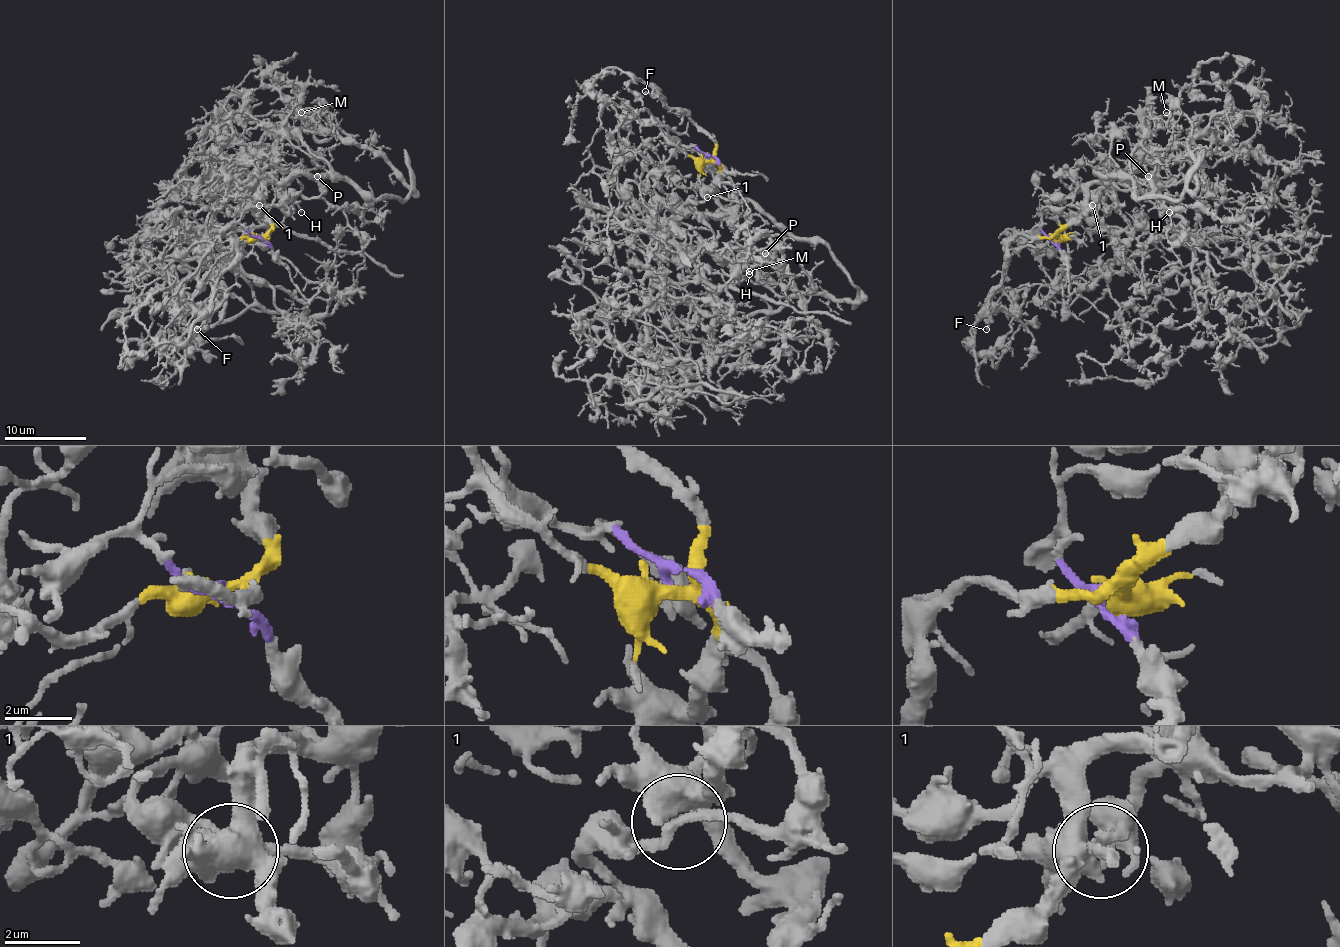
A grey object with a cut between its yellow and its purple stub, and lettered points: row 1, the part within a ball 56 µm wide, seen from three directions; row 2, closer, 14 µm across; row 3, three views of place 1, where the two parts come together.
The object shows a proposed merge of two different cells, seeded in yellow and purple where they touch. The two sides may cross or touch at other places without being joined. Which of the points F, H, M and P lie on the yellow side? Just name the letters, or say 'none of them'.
F, M

